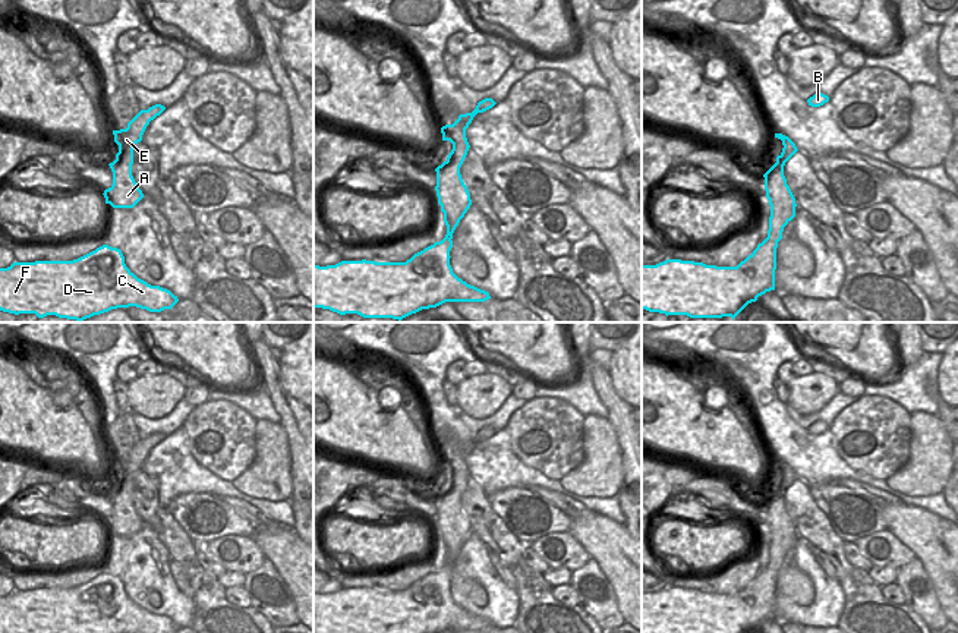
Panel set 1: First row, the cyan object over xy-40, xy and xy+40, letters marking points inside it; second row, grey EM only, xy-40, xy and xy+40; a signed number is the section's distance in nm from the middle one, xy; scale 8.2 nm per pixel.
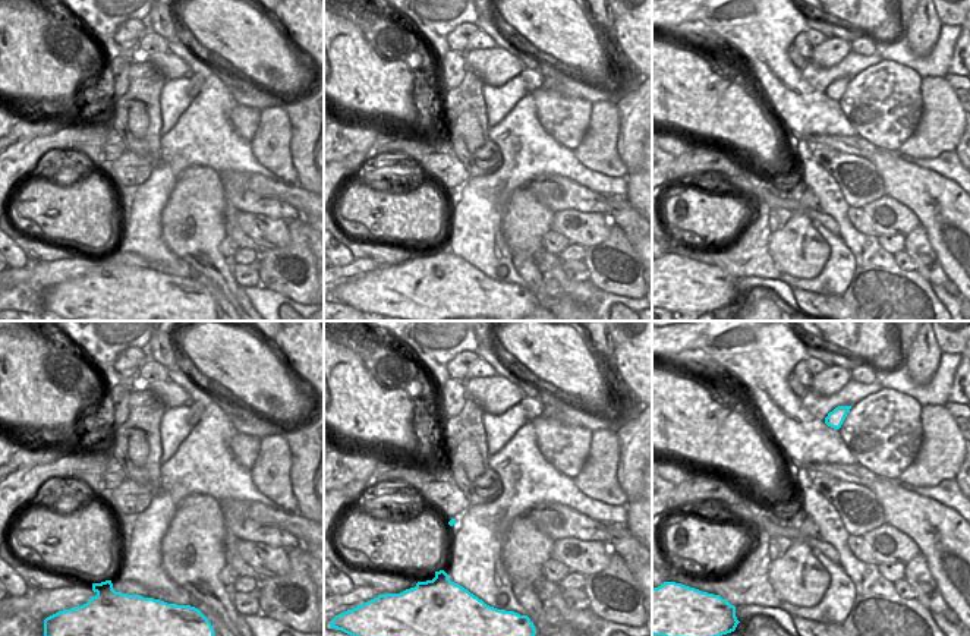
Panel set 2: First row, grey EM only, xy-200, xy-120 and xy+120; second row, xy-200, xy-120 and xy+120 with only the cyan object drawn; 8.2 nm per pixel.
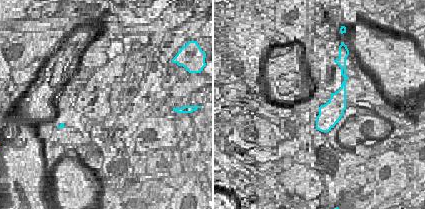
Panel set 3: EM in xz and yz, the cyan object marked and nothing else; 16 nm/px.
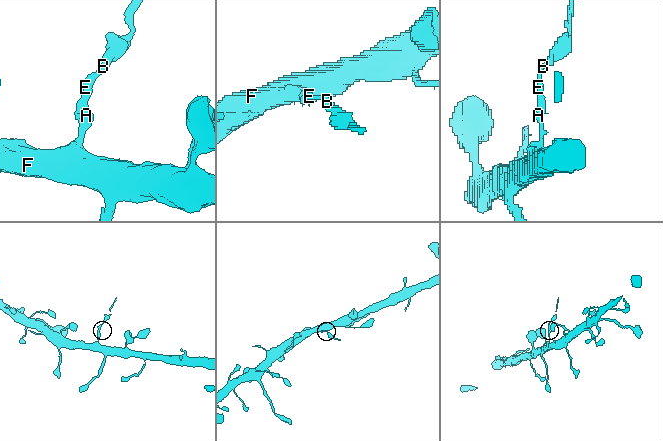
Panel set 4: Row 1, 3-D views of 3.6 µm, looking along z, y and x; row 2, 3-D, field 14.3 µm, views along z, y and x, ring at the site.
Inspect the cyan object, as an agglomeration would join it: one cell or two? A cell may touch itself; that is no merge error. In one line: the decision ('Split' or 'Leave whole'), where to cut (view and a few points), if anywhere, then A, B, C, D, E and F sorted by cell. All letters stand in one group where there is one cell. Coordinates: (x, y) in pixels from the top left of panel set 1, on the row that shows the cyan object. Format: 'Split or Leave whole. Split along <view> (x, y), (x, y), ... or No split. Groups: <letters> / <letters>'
Split. Split along xy+40 (763, 241), (777, 242). Groups: A B E / C D F.

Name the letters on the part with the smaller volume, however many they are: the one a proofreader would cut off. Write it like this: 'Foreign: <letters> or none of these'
Foreign: A, B, E

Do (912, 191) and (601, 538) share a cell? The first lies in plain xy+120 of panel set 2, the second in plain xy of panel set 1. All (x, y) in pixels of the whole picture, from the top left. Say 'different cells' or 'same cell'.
same cell

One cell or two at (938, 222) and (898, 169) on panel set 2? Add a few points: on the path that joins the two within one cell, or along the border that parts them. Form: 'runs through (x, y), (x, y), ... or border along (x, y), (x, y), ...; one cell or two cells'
runs through (937, 208), (910, 182); one cell

